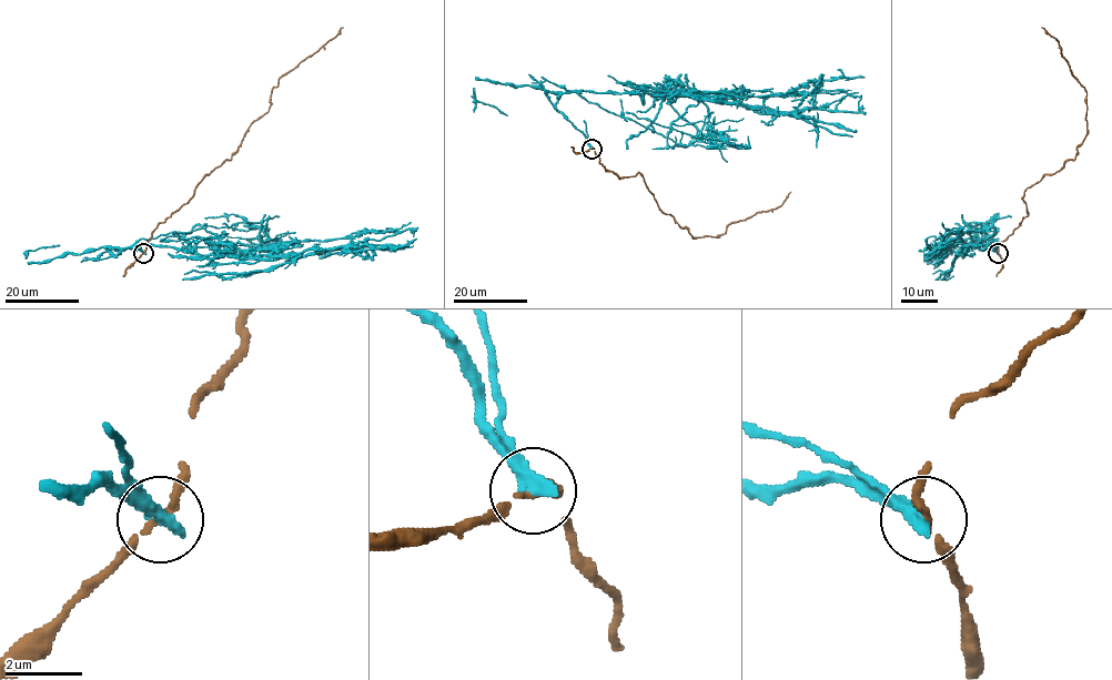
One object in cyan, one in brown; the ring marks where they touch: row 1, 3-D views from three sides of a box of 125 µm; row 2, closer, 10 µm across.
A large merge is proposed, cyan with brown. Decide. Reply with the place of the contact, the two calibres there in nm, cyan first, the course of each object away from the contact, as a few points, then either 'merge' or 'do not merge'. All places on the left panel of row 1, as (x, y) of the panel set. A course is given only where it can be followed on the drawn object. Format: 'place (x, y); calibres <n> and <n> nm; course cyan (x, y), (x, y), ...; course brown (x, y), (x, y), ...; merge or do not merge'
place (143, 253); calibres 420 and 160 nm; course cyan (143, 253), (110, 249), (93, 259), (149, 244), (274, 255), (369, 231), (414, 236); course brown (143, 253), (159, 223), (190, 199), (205, 174), (229, 160), (254, 120), (269, 110), (279, 79), (343, 28); do not merge

